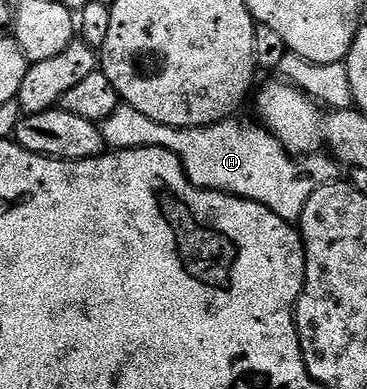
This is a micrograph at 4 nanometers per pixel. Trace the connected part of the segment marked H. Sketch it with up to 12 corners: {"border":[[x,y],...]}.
{"border":[[121,105],[111,151],[179,158],[193,186],[298,224],[340,178],[327,153],[289,155],[258,122],[170,127]]}

